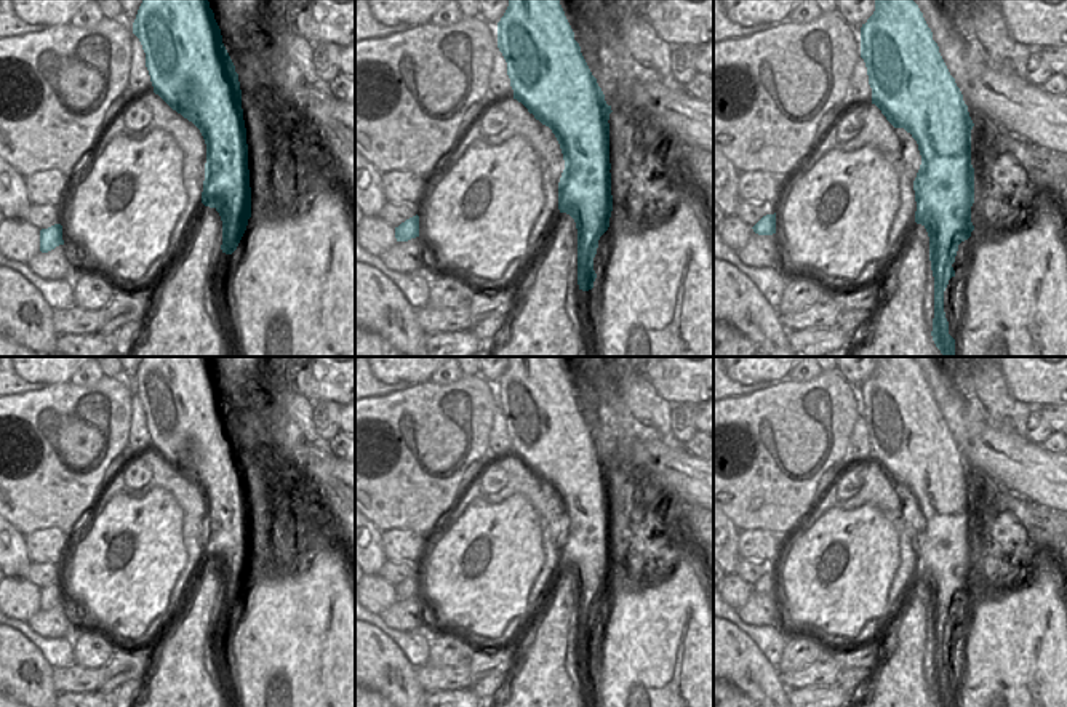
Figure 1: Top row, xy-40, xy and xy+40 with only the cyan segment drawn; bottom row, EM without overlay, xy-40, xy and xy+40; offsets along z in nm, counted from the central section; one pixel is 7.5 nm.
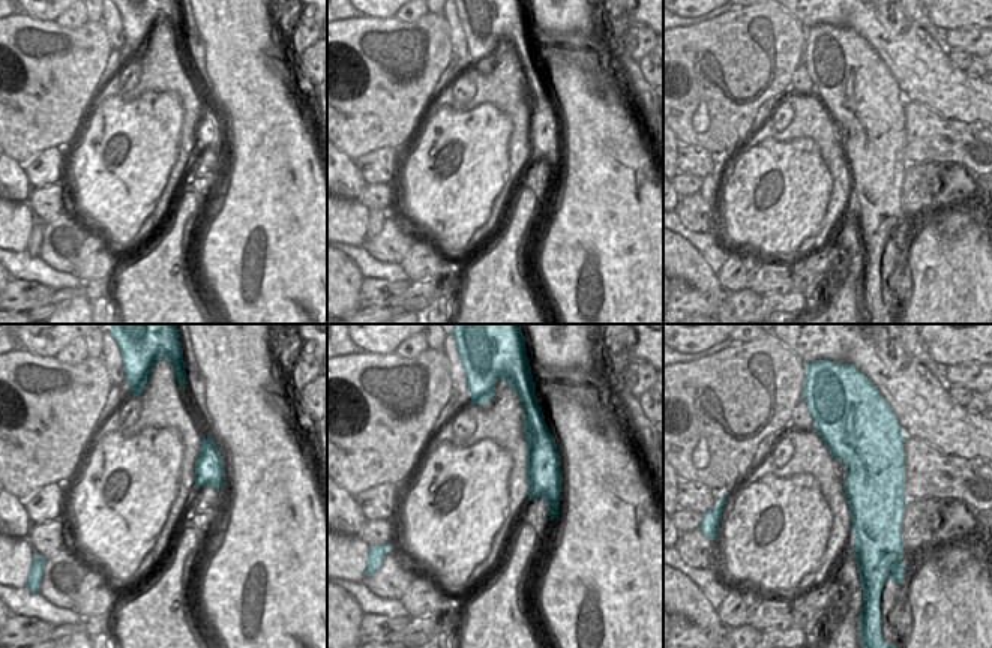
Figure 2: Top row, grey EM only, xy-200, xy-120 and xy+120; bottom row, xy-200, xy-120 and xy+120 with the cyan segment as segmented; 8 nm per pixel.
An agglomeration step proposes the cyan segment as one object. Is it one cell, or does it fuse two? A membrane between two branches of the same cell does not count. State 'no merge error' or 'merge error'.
no merge error

